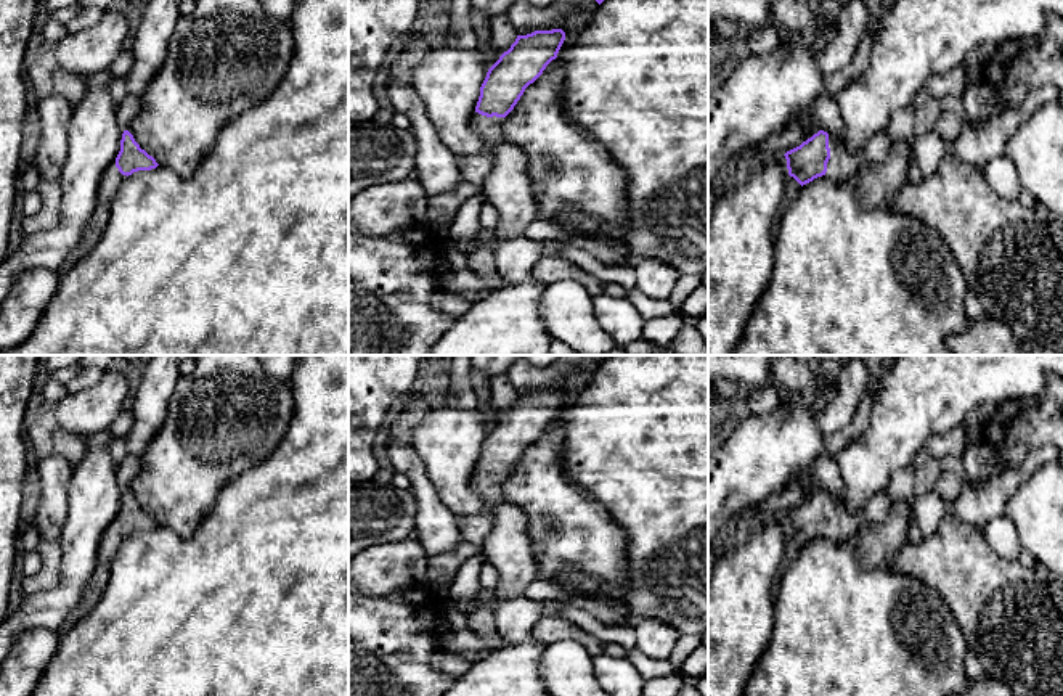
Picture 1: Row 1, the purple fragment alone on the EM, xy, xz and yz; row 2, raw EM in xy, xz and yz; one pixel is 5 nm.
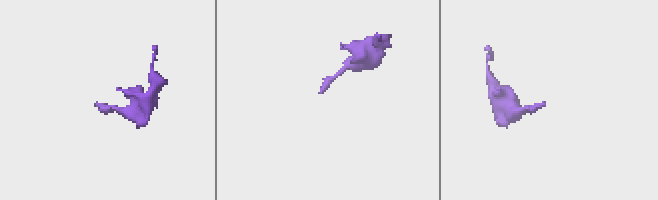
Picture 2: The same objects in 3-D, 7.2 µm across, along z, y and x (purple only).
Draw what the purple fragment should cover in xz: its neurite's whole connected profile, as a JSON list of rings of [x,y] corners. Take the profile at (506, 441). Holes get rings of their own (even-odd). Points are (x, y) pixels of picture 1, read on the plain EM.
[[[562,389],[517,395],[511,408],[488,429],[472,477],[474,489],[482,497],[482,508],[472,516],[458,518],[464,542],[472,543],[475,551],[482,550],[493,527],[495,508],[504,502],[501,493],[504,477],[514,469],[525,448],[557,418],[564,400]]]

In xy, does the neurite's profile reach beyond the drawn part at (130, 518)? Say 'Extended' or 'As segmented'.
Extended

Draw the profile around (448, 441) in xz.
[[[451,405],[429,410],[409,429],[411,444],[430,482],[456,518],[472,516],[482,508],[482,497],[474,489],[472,477],[488,429],[490,416],[485,405],[474,411]]]

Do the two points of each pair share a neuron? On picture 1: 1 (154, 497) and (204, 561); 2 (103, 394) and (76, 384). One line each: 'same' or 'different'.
1: different
2: different

